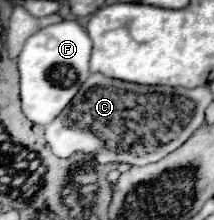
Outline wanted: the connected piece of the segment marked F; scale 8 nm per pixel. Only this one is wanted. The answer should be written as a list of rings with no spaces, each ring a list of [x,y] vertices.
[[[63,20],[35,32],[23,46],[19,54],[19,74],[21,74],[21,104],[25,116],[47,126],[53,122],[61,110],[73,100],[81,84],[89,78],[89,56],[91,38],[77,20]]]

